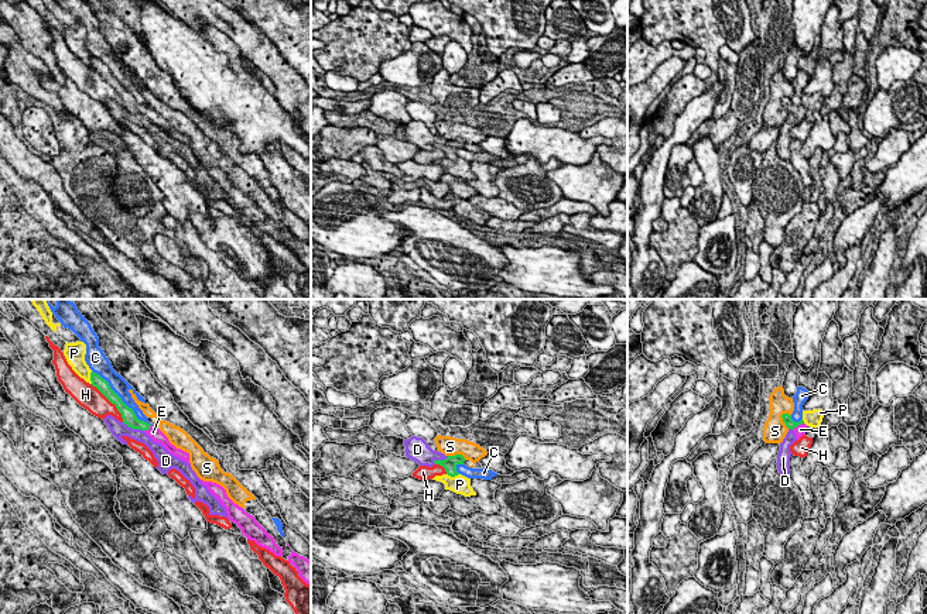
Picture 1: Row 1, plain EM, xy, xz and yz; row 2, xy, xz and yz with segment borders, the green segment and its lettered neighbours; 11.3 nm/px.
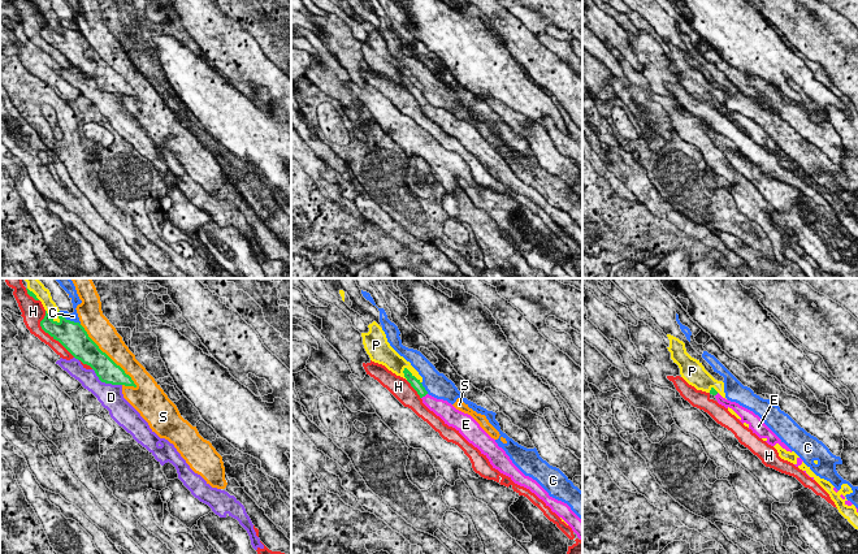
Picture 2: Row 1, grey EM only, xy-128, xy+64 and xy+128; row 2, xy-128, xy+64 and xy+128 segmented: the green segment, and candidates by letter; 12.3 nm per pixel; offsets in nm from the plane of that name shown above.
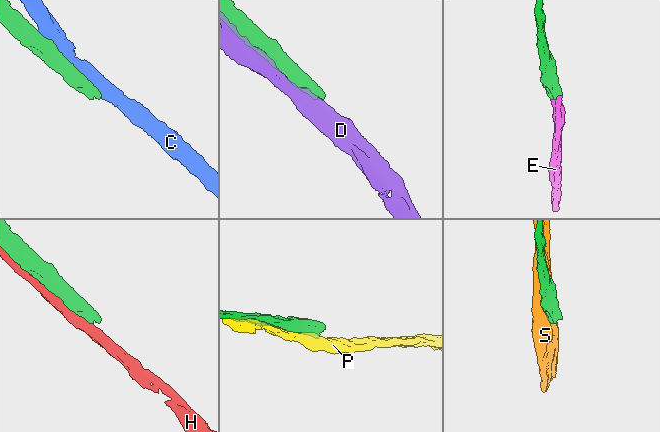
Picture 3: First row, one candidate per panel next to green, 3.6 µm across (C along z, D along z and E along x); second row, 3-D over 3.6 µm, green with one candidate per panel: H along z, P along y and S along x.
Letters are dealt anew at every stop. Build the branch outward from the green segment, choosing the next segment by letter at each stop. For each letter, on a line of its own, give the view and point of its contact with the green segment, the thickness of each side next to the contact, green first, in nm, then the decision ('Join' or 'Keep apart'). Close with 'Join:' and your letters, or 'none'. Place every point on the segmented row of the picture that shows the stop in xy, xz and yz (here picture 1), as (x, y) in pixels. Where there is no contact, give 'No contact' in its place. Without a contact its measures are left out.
C: Touches green at xy (120, 398). Thickness 160 nm (green) against 180 nm. Keep apart
D: Touches green at xy (133, 428). Thickness 160 nm (green) against 170 nm. Keep apart
E: Touches green at yz (797, 425). Thickness 120 nm (green) against 120 nm. Join
H: Touches green at xy (110, 401). Thickness 160 nm (green) against 280 nm. Keep apart
P: Touches green at xy (91, 377). Thickness 140 nm (green) against 190 nm. Keep apart
S: Touches green at yz (783, 421). Thickness 120 nm (green) against 280 nm. Keep apart
Join: E

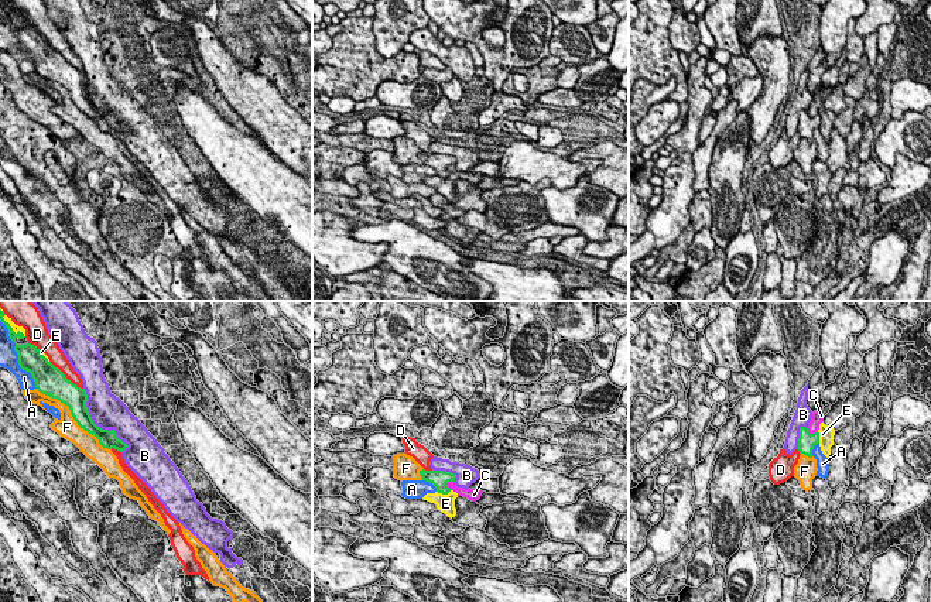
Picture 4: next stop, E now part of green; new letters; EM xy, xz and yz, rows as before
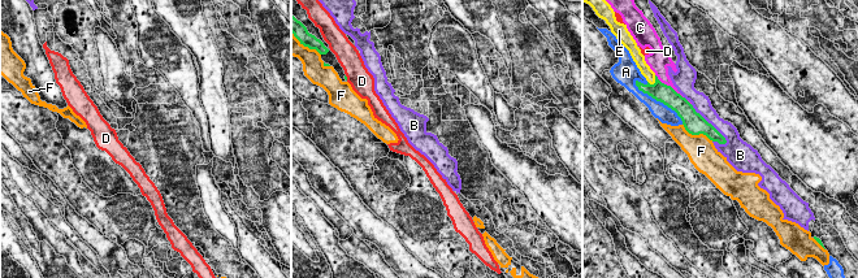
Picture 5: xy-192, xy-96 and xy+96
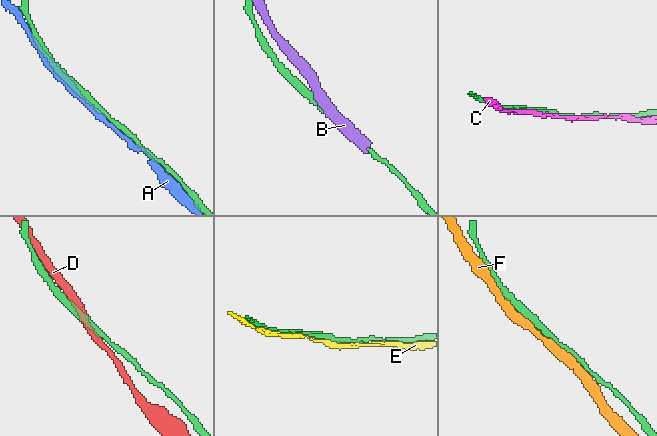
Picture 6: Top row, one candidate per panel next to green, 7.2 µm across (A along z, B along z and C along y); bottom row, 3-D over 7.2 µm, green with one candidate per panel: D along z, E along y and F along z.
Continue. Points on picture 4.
A: Touches green at xy (17, 353). Thickness 280 nm (green) against 220 nm. Keep apart
B: Touches green at xy (99, 427). Thickness 200 nm (green) against 400 nm. Keep apart
C: Touches green at xz (447, 486). Thickness 190 nm (green) against 100 nm. Keep apart
D: Touches green at xy (65, 378). Thickness 340 nm (green) against 180 nm. Keep apart
E: Touches green at xz (444, 493). Thickness 190 nm (green) against 200 nm. Keep apart
F: Touches green at xy (72, 416). Thickness 260 nm (green) against 240 nm. Keep apart
Join: none

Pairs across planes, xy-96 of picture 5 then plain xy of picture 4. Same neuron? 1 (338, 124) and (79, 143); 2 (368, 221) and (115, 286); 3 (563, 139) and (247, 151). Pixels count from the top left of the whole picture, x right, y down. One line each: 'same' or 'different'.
1: same
2: different
3: different

